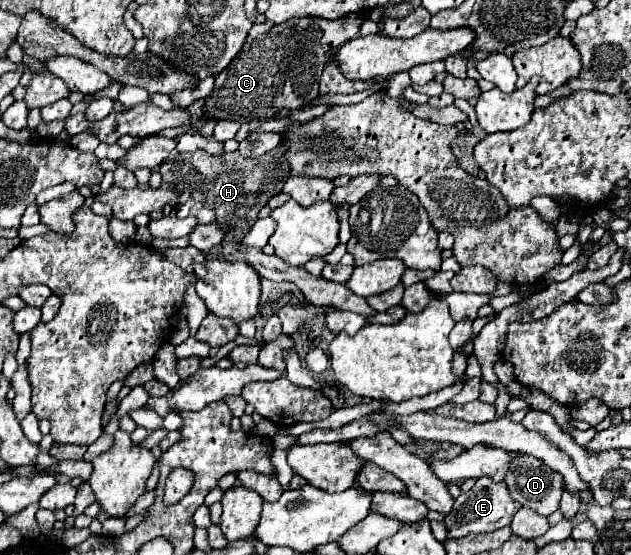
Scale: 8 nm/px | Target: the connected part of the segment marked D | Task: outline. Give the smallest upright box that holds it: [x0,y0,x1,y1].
[504,455,564,517]

